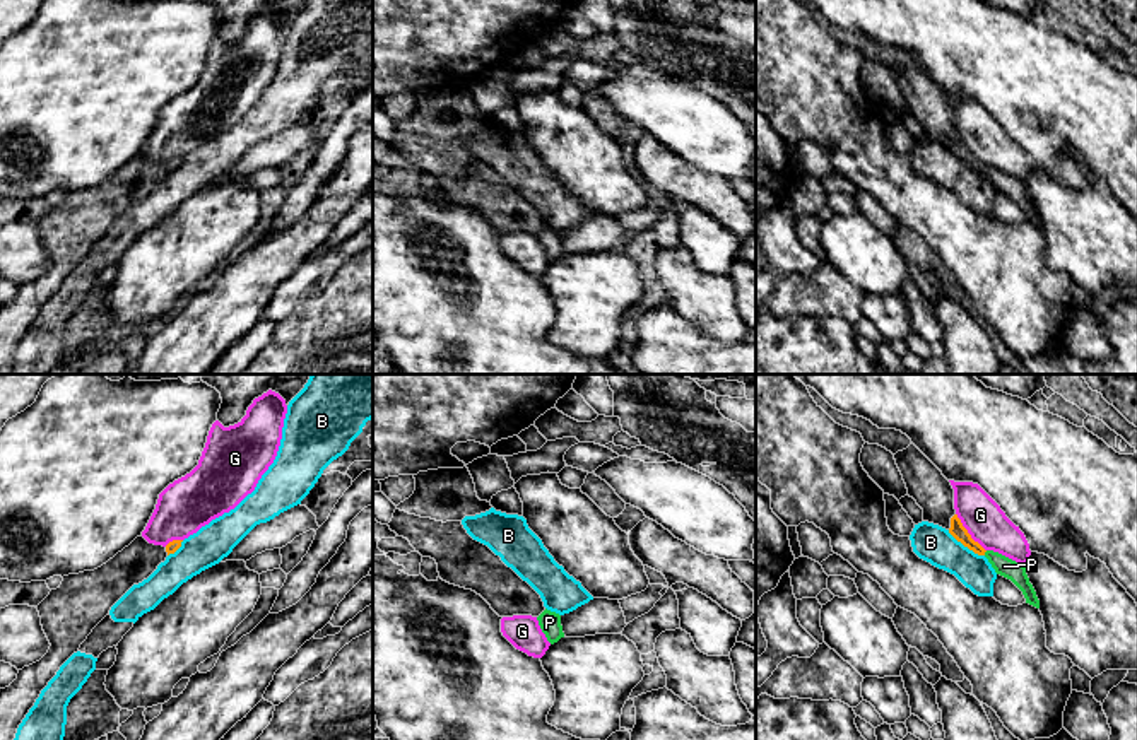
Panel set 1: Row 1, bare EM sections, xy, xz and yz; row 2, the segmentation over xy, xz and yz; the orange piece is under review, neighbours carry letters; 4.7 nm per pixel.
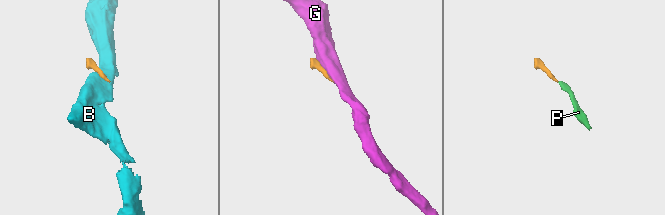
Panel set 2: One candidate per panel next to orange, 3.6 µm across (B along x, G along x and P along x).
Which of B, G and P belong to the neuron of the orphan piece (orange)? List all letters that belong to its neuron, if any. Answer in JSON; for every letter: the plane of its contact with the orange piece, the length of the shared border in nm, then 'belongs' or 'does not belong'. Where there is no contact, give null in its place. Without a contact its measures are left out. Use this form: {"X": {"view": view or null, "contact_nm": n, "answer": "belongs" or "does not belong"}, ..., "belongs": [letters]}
{"B": {"view": "yz", "contact_nm": 220, "answer": "does not belong"}, "G": {"view": "yz", "contact_nm": 240, "answer": "does not belong"}, "P": {"view": "yz", "contact_nm": 30, "answer": "belongs"}, "belongs": ["P"]}

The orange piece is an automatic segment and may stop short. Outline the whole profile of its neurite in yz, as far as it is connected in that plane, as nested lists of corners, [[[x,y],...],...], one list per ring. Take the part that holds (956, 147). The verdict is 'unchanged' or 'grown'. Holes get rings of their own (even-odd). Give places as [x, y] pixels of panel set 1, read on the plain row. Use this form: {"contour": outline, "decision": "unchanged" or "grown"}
{"contour": [[[957,132],[951,135],[951,145],[949,150],[961,159],[964,164],[973,167],[978,173],[985,173],[997,191],[1010,197],[1024,212],[1026,220],[1040,226],[1040,217],[1036,214],[1036,208],[1033,202],[1029,200],[1029,195],[1026,191],[1026,185],[999,169],[985,167],[978,159],[971,156],[968,147],[963,144]]], "decision": "grown"}

